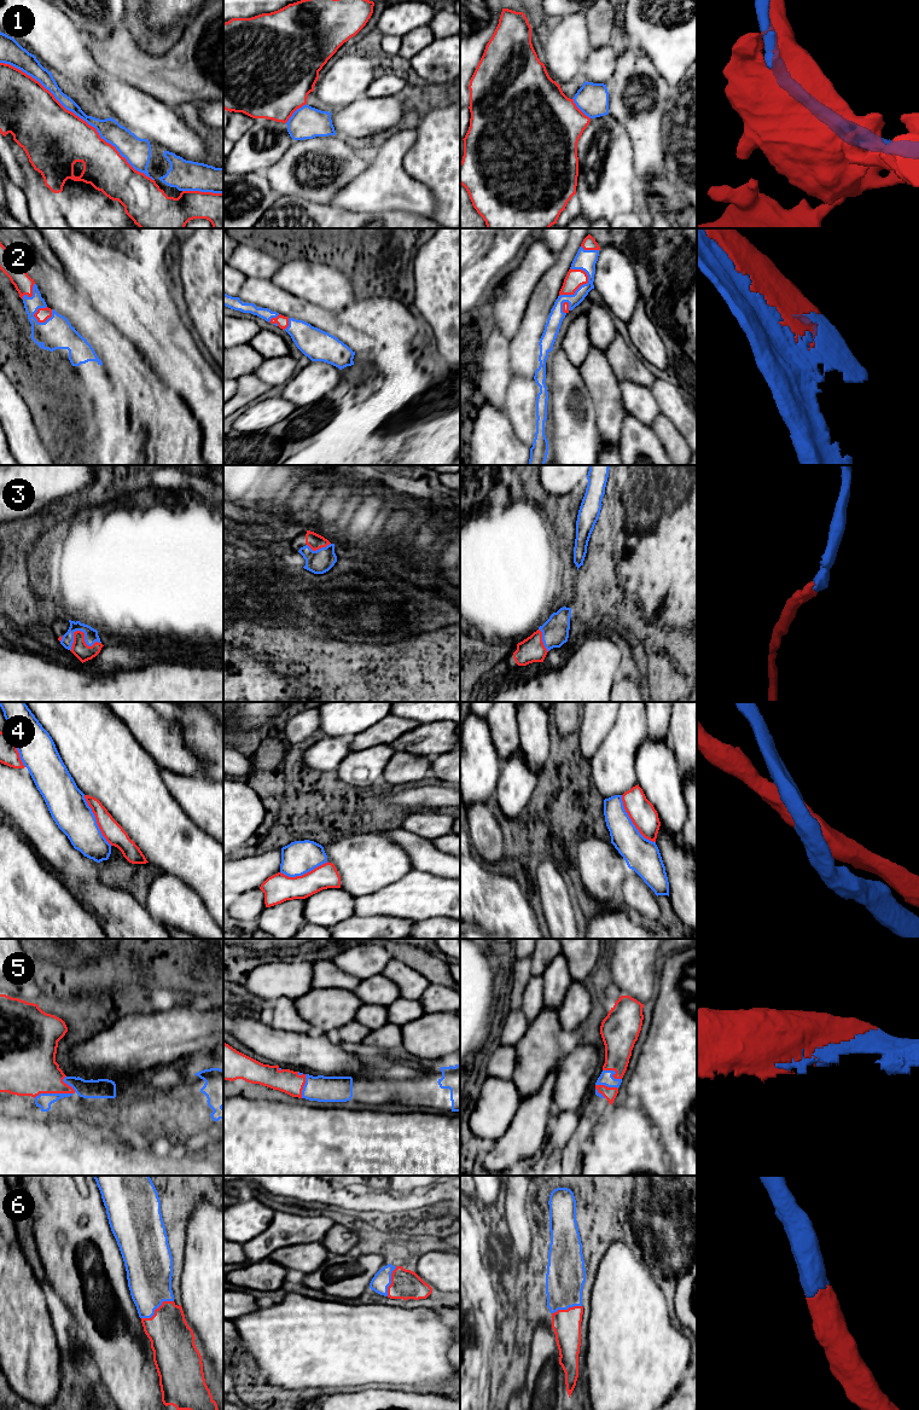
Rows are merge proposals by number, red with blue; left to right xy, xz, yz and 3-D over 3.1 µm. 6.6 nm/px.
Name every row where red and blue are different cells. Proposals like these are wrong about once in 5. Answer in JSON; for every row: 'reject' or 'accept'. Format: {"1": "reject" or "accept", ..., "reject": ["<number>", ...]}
{"1": "accept", "2": "accept", "3": "accept", "4": "reject", "5": "accept", "6": "accept", "reject": ["4"]}

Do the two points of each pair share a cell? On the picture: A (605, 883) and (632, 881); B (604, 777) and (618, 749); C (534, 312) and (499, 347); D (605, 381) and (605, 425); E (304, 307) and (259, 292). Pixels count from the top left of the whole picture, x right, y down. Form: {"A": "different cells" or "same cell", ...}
{"A": "different cells", "B": "same cell", "C": "different cells", "D": "same cell", "E": "same cell"}

